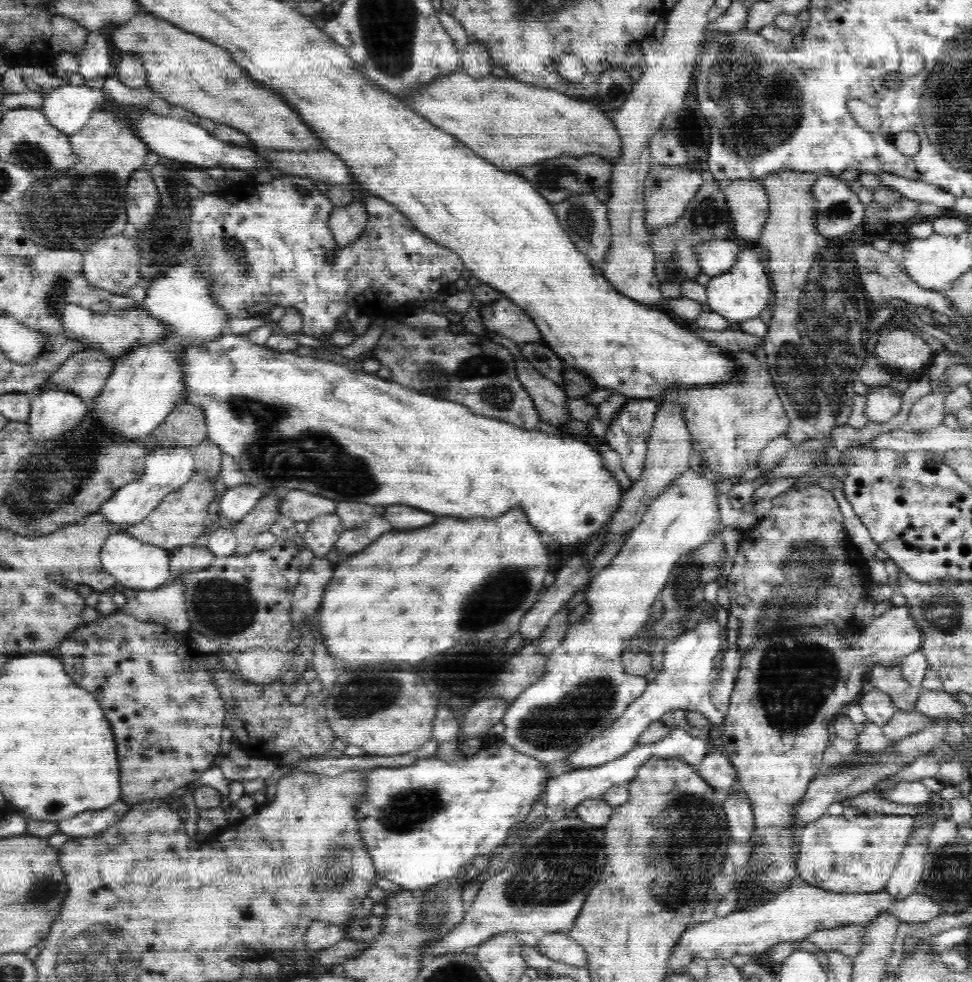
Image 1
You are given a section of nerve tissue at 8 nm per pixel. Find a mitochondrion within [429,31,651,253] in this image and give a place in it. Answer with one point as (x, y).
(554, 177)

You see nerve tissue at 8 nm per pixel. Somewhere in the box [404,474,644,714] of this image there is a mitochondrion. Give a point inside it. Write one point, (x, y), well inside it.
(486, 601)

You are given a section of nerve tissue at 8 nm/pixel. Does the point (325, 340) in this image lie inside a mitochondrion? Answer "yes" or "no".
no

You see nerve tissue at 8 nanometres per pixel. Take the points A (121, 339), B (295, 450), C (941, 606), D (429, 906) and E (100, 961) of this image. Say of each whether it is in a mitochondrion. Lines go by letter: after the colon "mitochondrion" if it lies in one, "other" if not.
A: other
B: mitochondrion
C: mitochondrion
D: mitochondrion
E: mitochondrion

